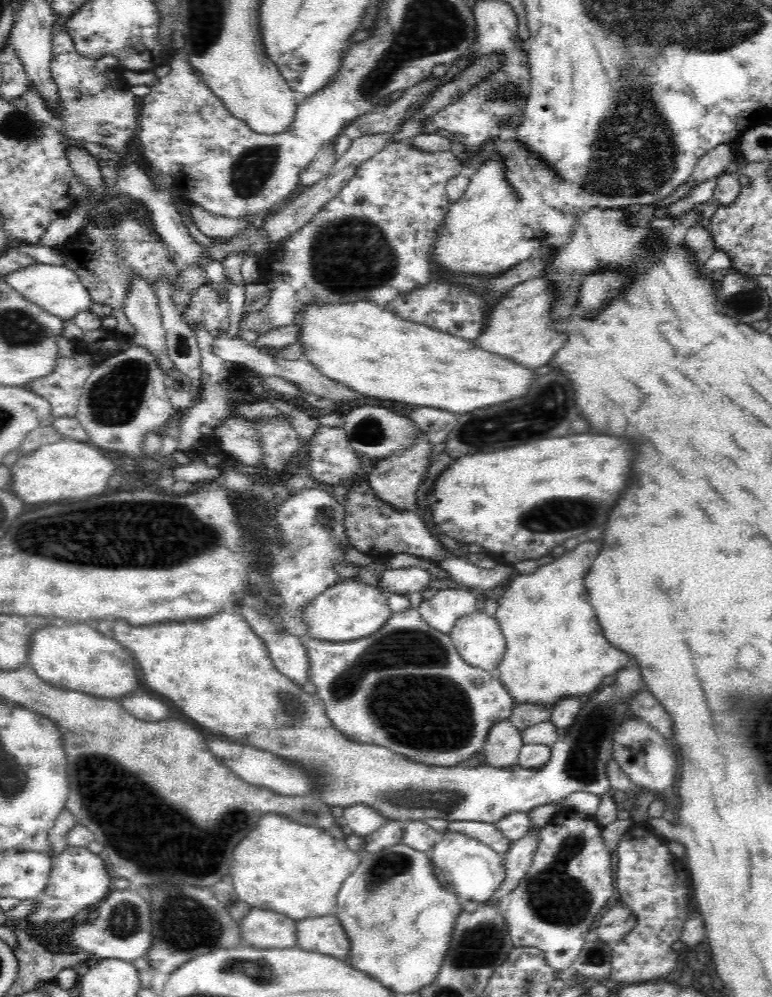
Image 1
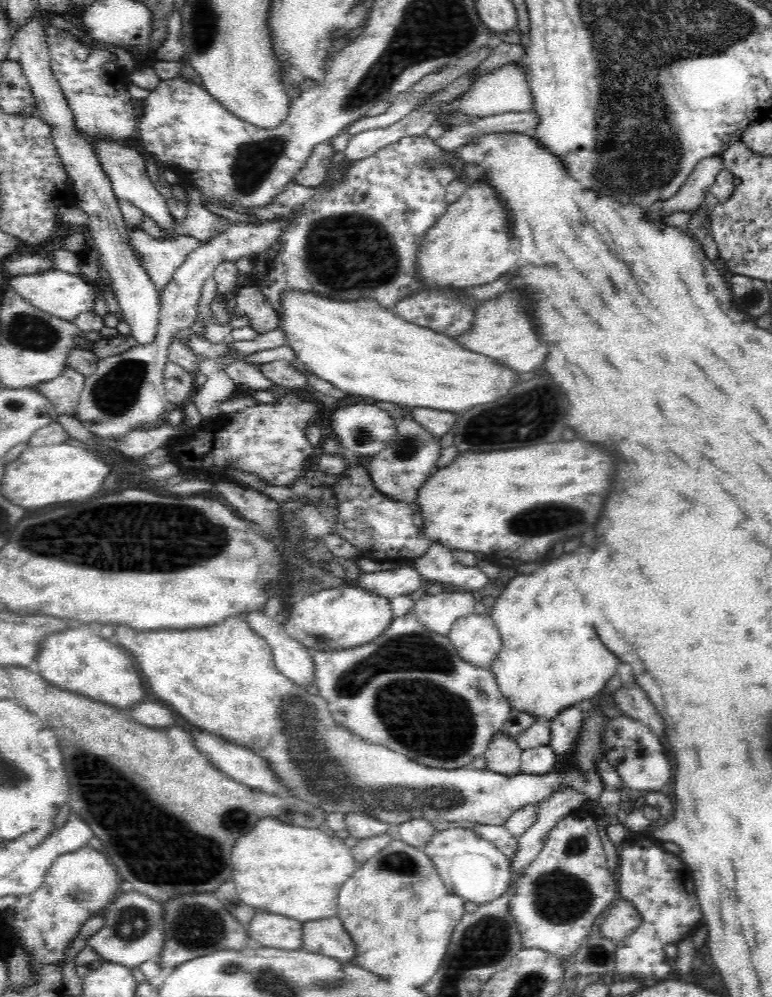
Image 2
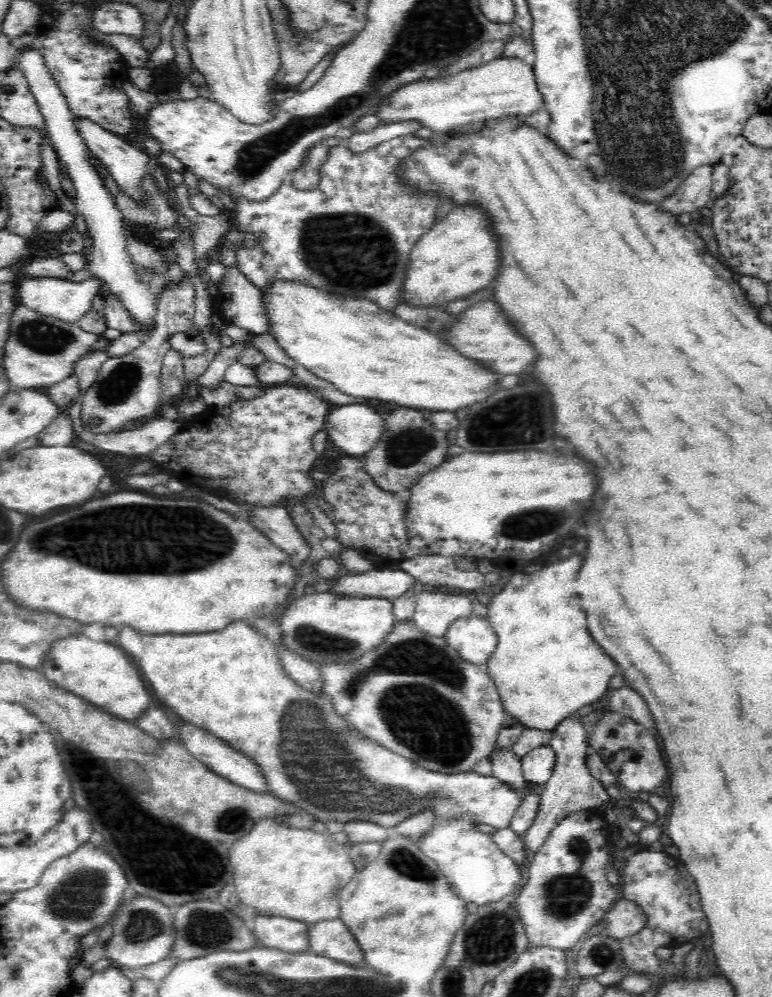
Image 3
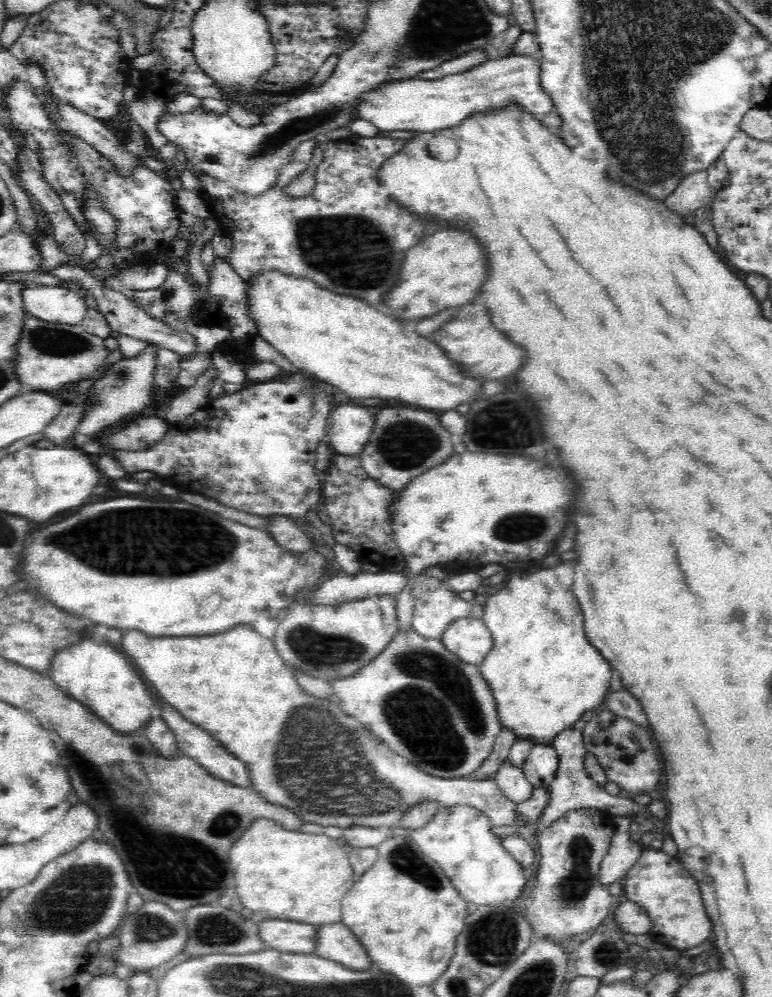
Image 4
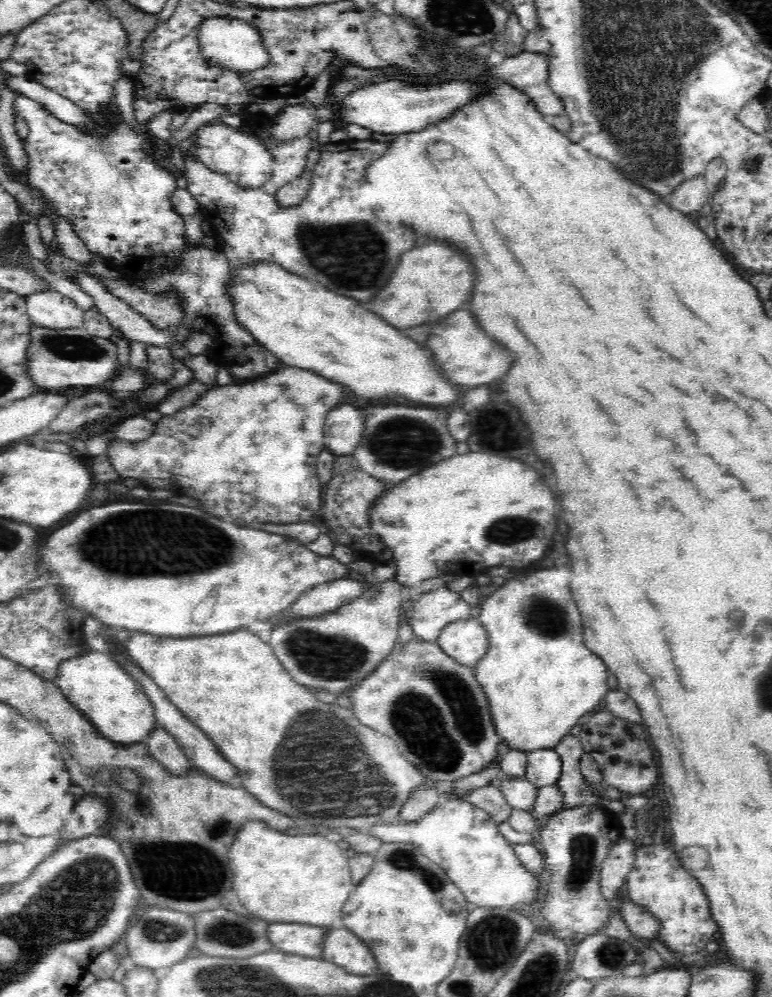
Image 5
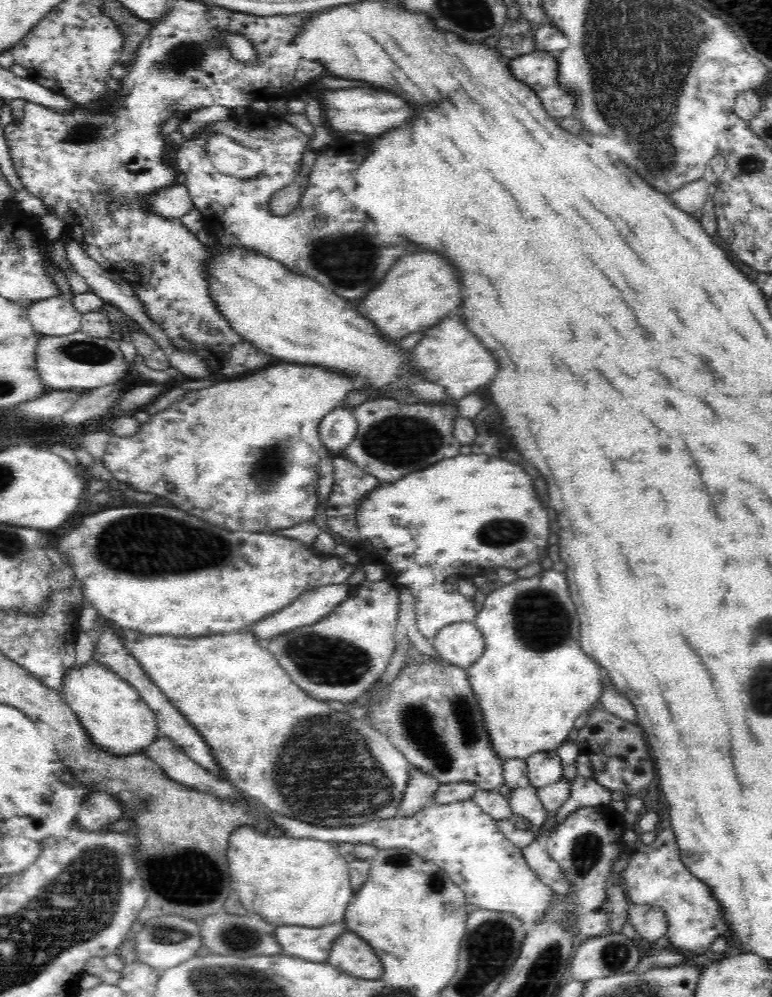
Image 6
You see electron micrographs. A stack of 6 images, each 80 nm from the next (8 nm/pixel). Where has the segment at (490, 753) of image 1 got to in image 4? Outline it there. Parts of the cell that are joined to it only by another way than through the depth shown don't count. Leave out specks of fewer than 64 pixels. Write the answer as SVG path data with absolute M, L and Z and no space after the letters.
M508 759L498 768L494 779L506 797L516 804L528 800L535 789L535 786L528 782L523 770L513 766Z

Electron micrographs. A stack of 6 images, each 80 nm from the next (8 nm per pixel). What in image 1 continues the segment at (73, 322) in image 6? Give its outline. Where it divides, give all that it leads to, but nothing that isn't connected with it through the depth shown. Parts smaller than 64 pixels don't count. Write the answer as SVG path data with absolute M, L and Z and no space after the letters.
M34 263L10 272L10 274L5 274L2 279L24 298L64 320L70 320L78 311L90 311L90 306L92 306L91 295L80 283L78 275L64 265Z

